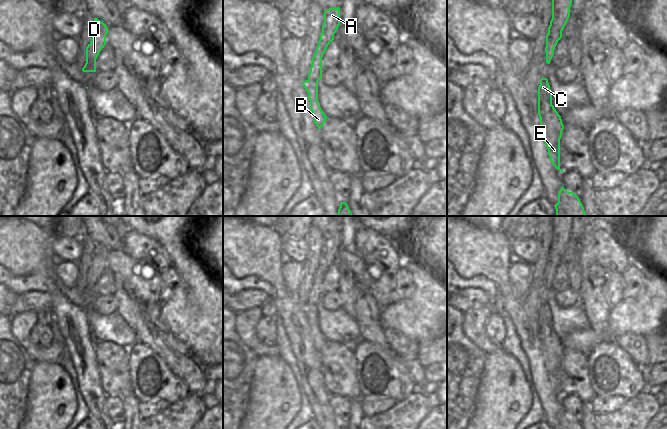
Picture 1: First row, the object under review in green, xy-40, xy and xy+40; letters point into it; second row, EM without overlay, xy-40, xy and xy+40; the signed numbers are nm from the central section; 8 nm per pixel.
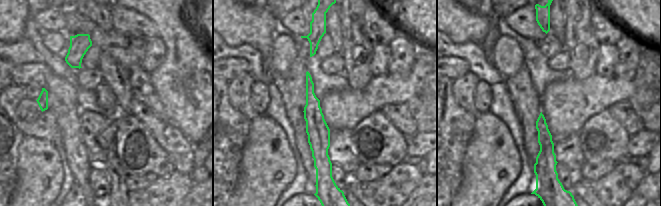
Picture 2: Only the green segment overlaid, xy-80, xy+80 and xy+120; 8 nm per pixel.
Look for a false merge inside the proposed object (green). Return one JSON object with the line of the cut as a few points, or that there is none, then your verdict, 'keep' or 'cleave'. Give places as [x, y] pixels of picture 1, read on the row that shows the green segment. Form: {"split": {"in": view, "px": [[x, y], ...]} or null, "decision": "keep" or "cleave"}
{"split": {"in": "xy", "px": [[308, 79], [314, 79], [317, 82]]}, "decision": "cleave"}

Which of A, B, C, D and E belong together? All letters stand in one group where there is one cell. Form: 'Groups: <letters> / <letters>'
Groups: A D / B C E.

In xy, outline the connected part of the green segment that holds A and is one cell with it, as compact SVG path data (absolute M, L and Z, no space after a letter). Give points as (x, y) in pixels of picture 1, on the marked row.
M340 7L329 8L324 11L322 33L312 57L312 65L308 73L308 80L322 80L322 57L328 45L334 40L334 35L340 25Z

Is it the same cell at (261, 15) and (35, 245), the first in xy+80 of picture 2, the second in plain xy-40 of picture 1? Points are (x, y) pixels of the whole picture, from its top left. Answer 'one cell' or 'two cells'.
one cell

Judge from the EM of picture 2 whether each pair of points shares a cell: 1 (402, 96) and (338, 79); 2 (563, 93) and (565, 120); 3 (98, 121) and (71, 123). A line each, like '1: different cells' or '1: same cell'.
1: different cells
2: same cell
3: different cells

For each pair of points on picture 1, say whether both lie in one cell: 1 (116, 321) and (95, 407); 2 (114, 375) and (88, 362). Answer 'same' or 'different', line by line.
1: different
2: different

